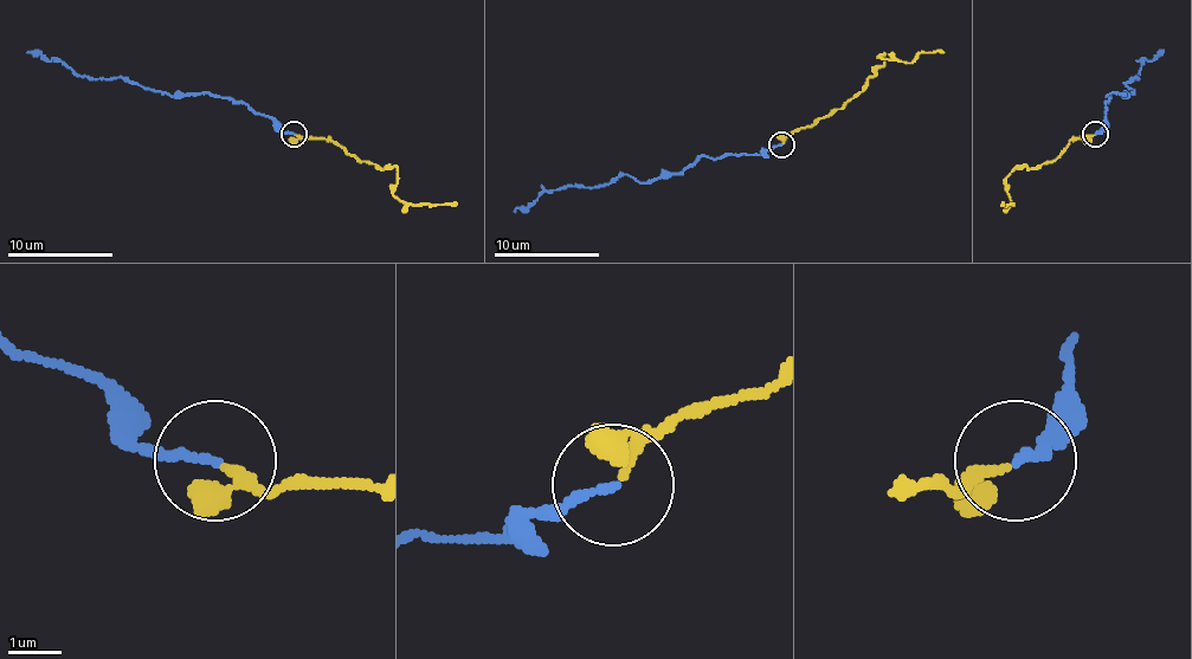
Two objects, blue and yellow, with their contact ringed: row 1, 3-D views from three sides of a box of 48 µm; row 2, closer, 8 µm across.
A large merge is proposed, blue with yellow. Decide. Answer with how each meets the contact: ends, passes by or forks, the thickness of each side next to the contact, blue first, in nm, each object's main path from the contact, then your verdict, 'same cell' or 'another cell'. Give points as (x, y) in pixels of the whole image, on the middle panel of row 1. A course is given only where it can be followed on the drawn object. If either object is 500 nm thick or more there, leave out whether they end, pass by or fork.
blue ends | yellow passes by | 170/150 nm | blue via (781, 144), (758, 155), (701, 155), (677, 174), (645, 181), (619, 174), (606, 183), (543, 192), (514, 213) | yellow via (781, 142), (848, 103), (882, 66), (882, 56), (908, 63), (921, 53), (945, 53) | same cell

